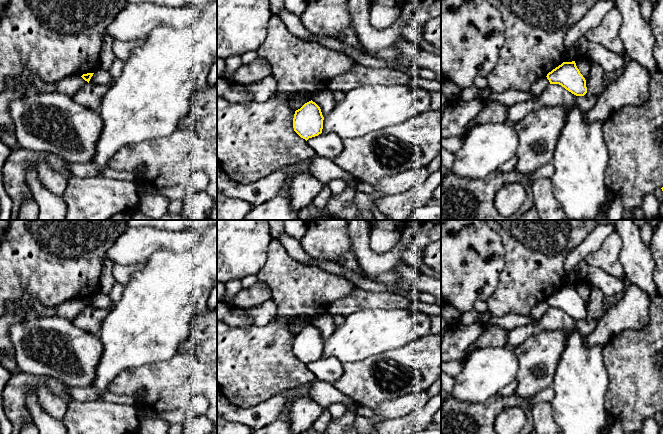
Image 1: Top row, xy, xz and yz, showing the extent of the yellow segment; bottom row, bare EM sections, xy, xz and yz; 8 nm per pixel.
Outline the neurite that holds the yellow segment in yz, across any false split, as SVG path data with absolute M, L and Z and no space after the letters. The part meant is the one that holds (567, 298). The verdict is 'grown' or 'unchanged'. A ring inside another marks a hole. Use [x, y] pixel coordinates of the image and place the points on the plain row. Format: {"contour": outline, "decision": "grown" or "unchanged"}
{"contour": "M575 285L563 286L547 298L550 308L559 308L576 320L587 317L586 304L580 297Z", "decision": "unchanged"}

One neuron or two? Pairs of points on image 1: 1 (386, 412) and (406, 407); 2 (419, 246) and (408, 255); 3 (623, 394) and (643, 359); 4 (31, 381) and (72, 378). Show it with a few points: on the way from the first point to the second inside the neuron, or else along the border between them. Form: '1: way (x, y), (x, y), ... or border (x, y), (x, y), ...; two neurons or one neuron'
1: way (391, 409), (401, 407); one neuron
2: way (416, 249), (411, 254); one neuron
3: way (632, 385), (643, 374), (643, 368); one neuron
4: border (33, 374), (54, 377), (66, 385); two neurons

